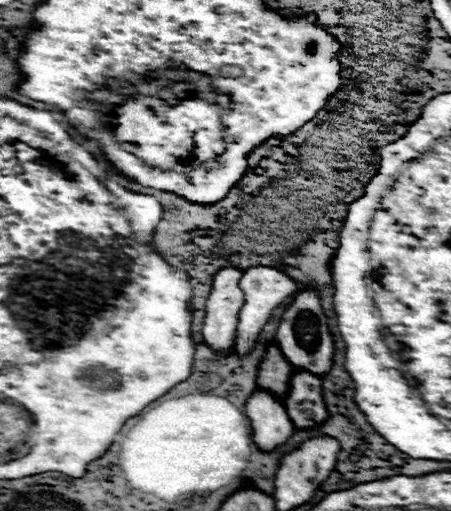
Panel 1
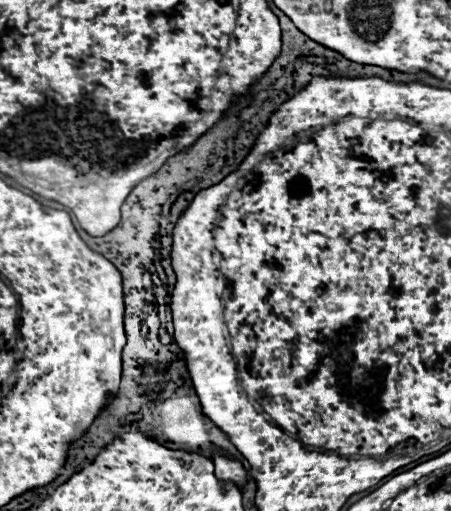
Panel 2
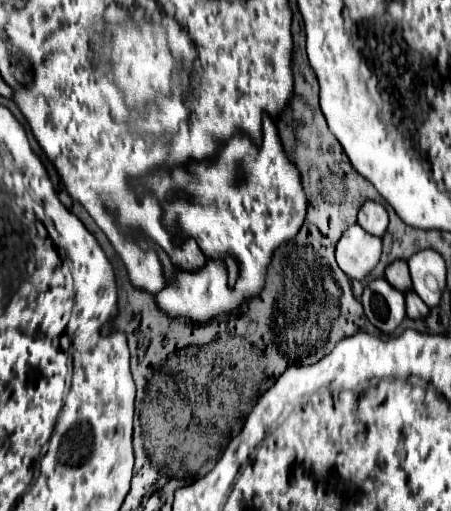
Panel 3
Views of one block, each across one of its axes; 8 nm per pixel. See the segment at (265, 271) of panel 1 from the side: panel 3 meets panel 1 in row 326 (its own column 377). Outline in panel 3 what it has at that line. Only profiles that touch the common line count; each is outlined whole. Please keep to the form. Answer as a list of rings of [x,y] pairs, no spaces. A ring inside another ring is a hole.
[[[354,224],[346,228],[336,244],[336,262],[348,278],[362,280],[378,264],[380,252],[382,240]]]

